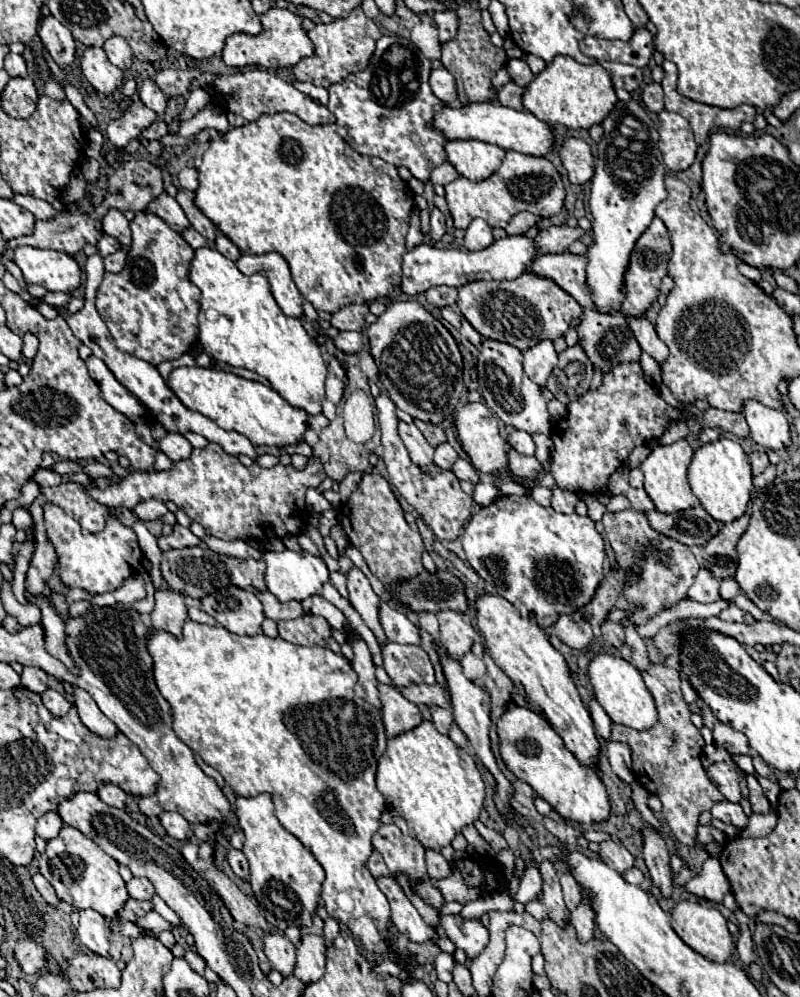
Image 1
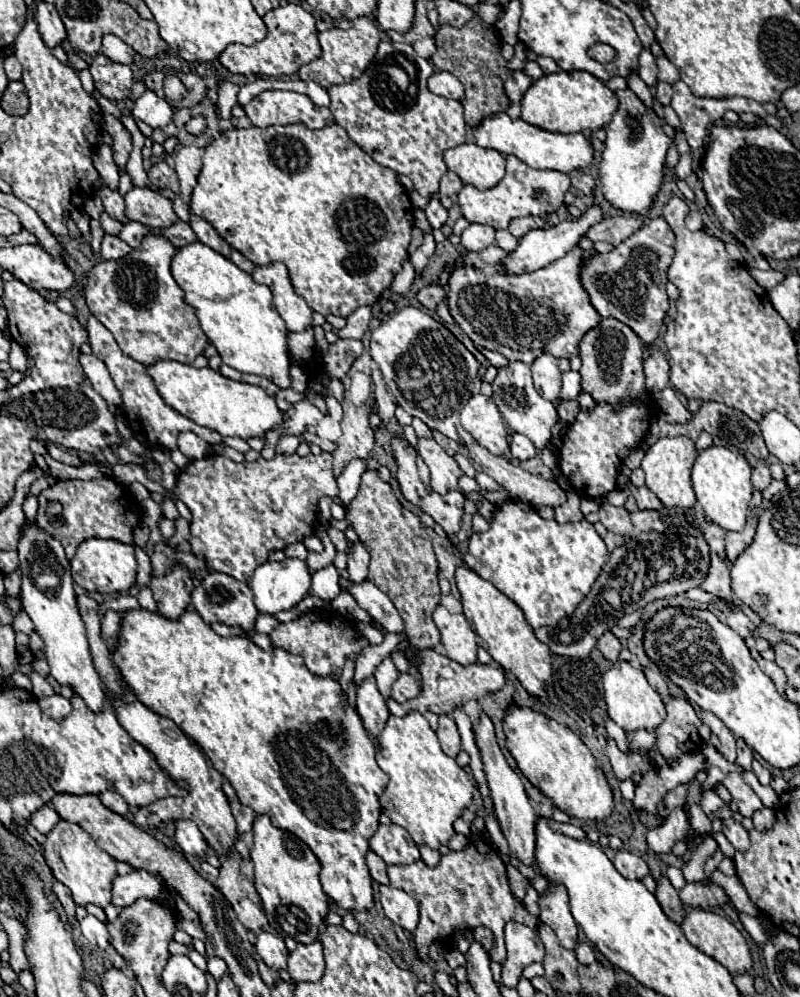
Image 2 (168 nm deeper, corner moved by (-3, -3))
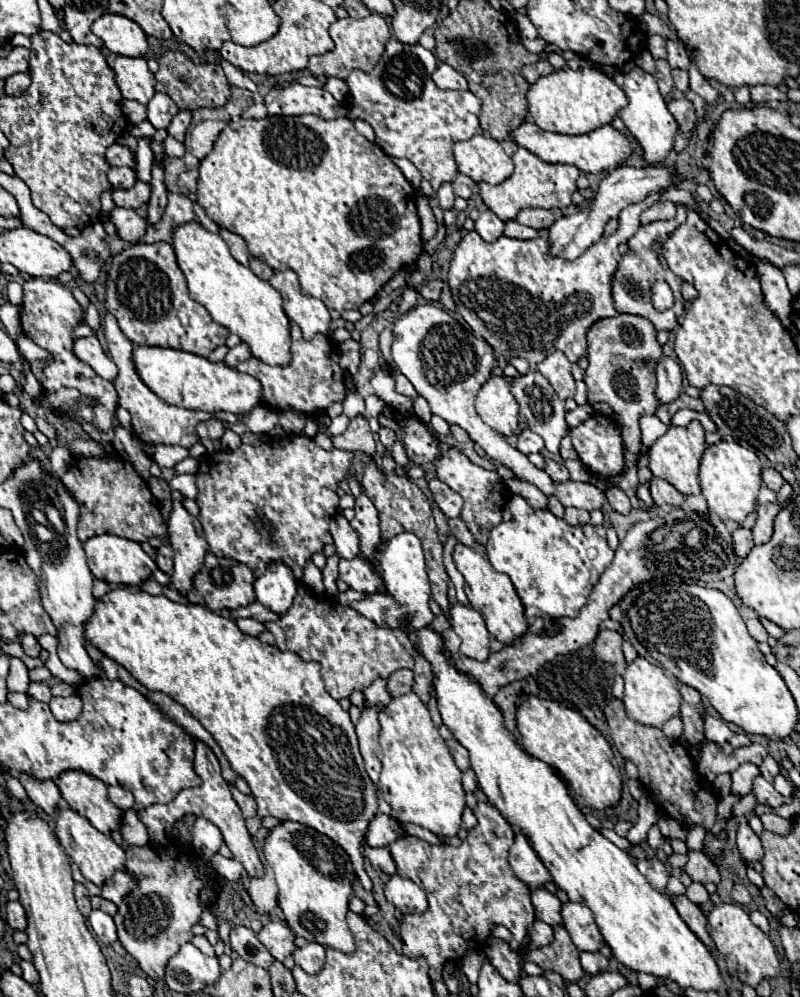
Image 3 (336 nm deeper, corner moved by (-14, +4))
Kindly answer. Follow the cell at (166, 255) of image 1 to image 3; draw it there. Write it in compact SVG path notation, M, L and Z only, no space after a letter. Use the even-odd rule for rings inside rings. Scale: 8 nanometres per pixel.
M164 241L128 245L112 259L106 273L106 309L118 319L122 333L134 345L170 347L208 357L228 337L226 327L214 323L210 313L190 299L174 247Z

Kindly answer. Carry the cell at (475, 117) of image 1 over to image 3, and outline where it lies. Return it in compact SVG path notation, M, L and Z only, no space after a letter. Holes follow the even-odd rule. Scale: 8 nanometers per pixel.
M524 121L520 127L510 131L510 137L516 145L528 149L542 161L568 163L568 165L578 167L582 173L602 173L606 169L614 169L614 167L618 167L618 163L622 163L632 153L628 139L622 133L618 133L612 125L602 125L590 133L584 133L584 135L562 135L562 133L544 131L536 123Z

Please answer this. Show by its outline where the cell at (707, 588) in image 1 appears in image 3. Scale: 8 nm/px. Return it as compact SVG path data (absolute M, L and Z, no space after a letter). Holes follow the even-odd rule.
M736 529L732 533L732 541L734 541L734 553L738 559L744 559L750 553L750 549L754 547L748 529Z

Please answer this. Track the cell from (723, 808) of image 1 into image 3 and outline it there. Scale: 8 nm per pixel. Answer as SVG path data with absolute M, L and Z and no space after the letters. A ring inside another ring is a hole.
M740 819L740 825L738 825L738 849L740 849L742 861L746 865L752 861L760 861L764 855L760 837L750 829L746 819Z

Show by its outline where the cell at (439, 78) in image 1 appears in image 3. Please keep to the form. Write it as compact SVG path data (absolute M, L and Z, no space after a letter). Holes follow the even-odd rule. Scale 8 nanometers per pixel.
M446 63L438 65L438 69L432 73L432 79L440 89L468 89L468 81Z

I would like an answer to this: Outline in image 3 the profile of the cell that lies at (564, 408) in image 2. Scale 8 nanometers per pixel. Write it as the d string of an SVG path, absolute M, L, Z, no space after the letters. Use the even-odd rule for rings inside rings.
M620 313L610 319L600 319L588 329L588 369L584 375L584 383L588 387L586 401L594 405L598 401L608 403L618 415L618 425L622 429L624 439L624 475L618 481L618 487L630 497L634 509L654 511L654 507L646 507L638 495L638 455L640 455L640 417L652 415L658 411L660 401L656 397L656 363L662 357L662 347L656 341L656 329L648 319L638 315Z

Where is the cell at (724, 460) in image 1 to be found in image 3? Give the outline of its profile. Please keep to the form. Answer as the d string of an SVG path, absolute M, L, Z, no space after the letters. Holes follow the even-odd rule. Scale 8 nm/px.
M720 441L710 445L700 461L700 487L708 501L710 513L716 513L722 521L740 523L756 509L756 497L762 485L760 459L751 447L742 447L736 441Z

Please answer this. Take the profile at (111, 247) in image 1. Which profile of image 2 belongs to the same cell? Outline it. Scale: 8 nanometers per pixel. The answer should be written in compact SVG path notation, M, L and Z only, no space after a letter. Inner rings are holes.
M127 222L127 224L123 226L123 230L119 232L119 238L121 238L123 242L127 242L131 248L137 248L147 234L149 234L149 228L143 226L141 222Z

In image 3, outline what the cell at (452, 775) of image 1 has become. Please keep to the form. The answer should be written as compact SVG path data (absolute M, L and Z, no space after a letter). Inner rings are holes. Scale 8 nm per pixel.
M416 693L394 697L380 715L380 727L380 791L392 807L392 817L420 825L442 837L456 837L466 807L462 771L456 767L446 741L432 723L428 707Z

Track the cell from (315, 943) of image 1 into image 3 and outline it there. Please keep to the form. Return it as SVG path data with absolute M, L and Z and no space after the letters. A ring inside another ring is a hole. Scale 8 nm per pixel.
M310 941L304 947L294 951L294 961L306 973L318 973L318 971L322 971L322 967L326 963L326 949L320 943Z

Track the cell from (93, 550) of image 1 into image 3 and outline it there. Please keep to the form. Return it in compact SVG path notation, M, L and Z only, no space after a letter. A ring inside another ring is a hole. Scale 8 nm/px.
M96 535L84 543L84 551L88 557L88 567L96 579L116 585L140 585L152 575L154 561L142 551L140 543L118 537L118 535Z

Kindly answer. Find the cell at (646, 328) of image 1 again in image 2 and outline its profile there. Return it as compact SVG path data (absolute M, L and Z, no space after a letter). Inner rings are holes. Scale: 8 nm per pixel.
M655 346L649 348L651 348L651 356L643 362L645 384L649 392L657 392L669 386L669 362Z

